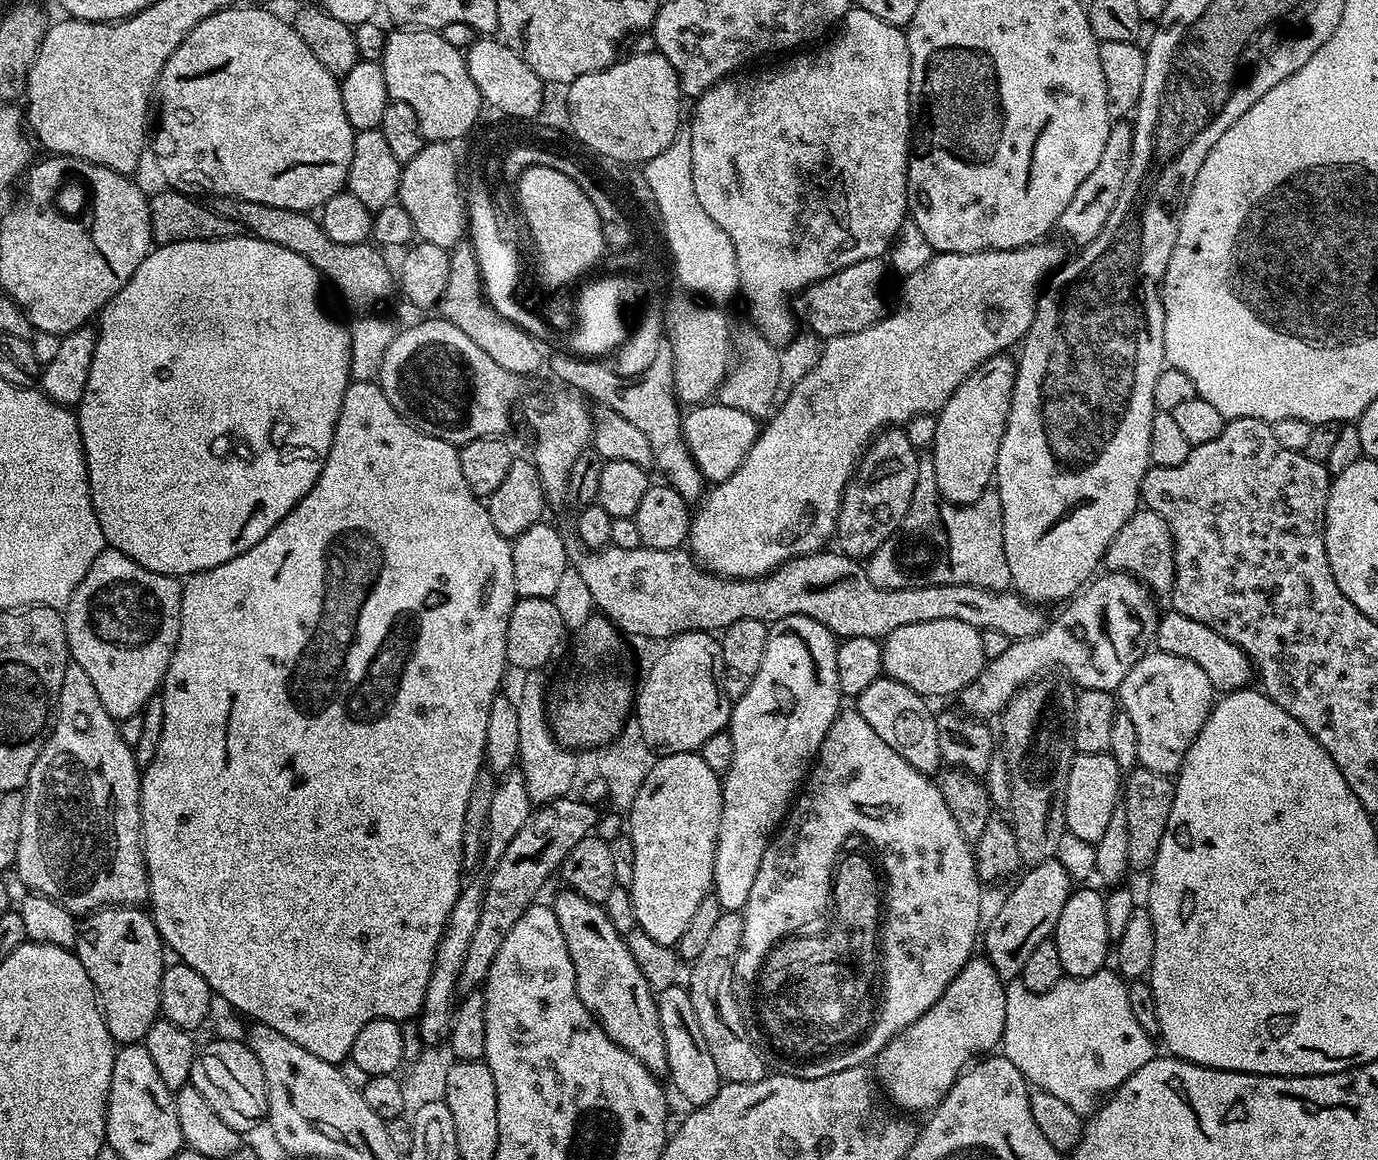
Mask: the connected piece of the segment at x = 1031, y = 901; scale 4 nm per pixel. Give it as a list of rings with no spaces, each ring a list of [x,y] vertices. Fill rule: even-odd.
[[[1055,858],[1029,867],[1016,882],[1012,893],[1001,902],[1000,909],[993,914],[989,924],[987,921],[982,932],[983,955],[1005,982],[1017,979],[1038,942],[1049,939],[1055,933],[1062,906],[1066,906],[1069,894],[1074,891],[1074,882],[1066,872],[1066,866]]]

